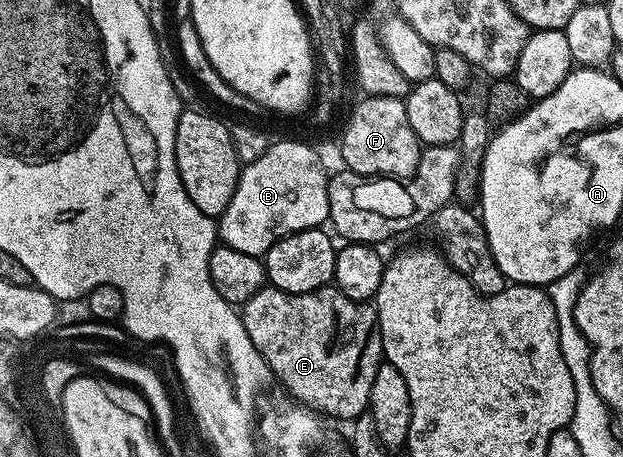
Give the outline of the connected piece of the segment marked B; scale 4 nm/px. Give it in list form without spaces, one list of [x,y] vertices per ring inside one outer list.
[[[278,141],[275,145],[274,142],[267,144],[266,150],[254,162],[241,166],[232,203],[228,203],[222,216],[217,218],[216,228],[221,244],[244,251],[244,255],[265,258],[275,241],[284,239],[289,233],[325,226],[329,220],[328,173],[318,159],[315,146],[302,141]]]

